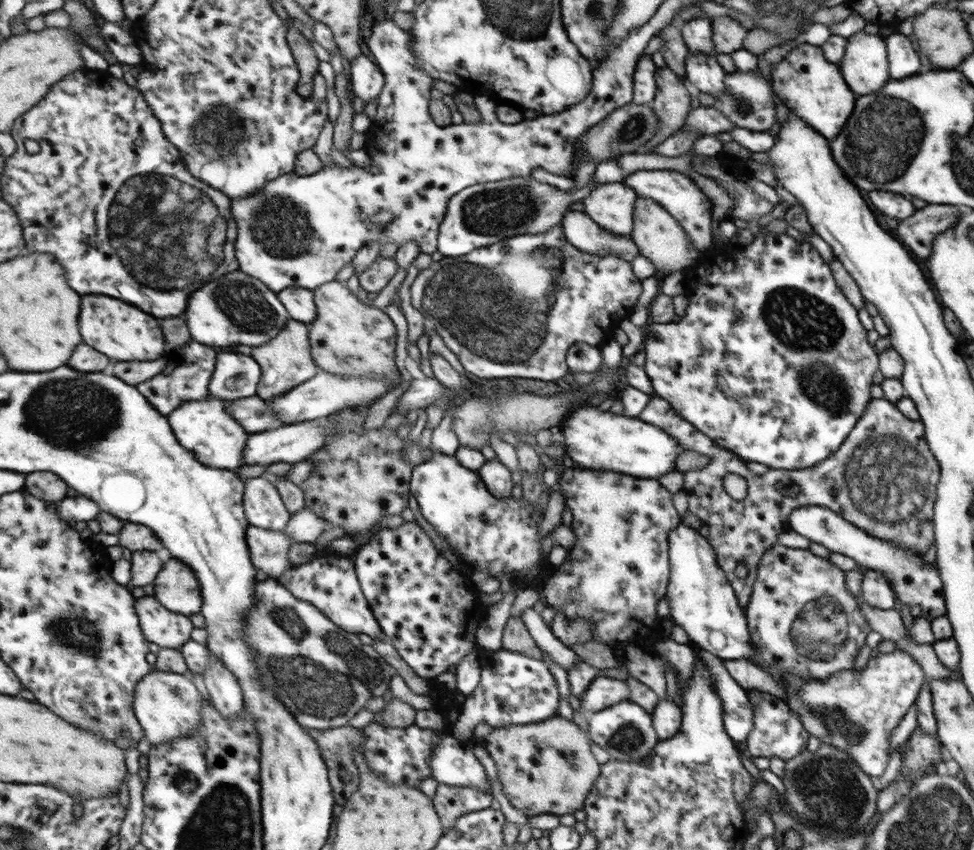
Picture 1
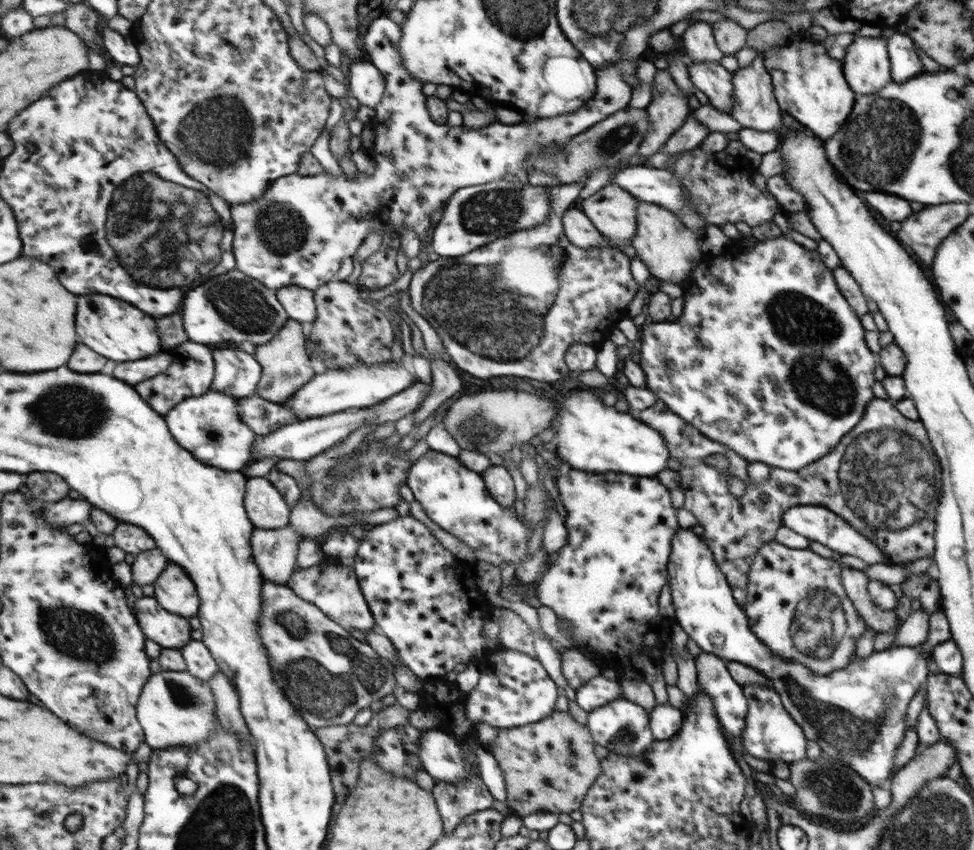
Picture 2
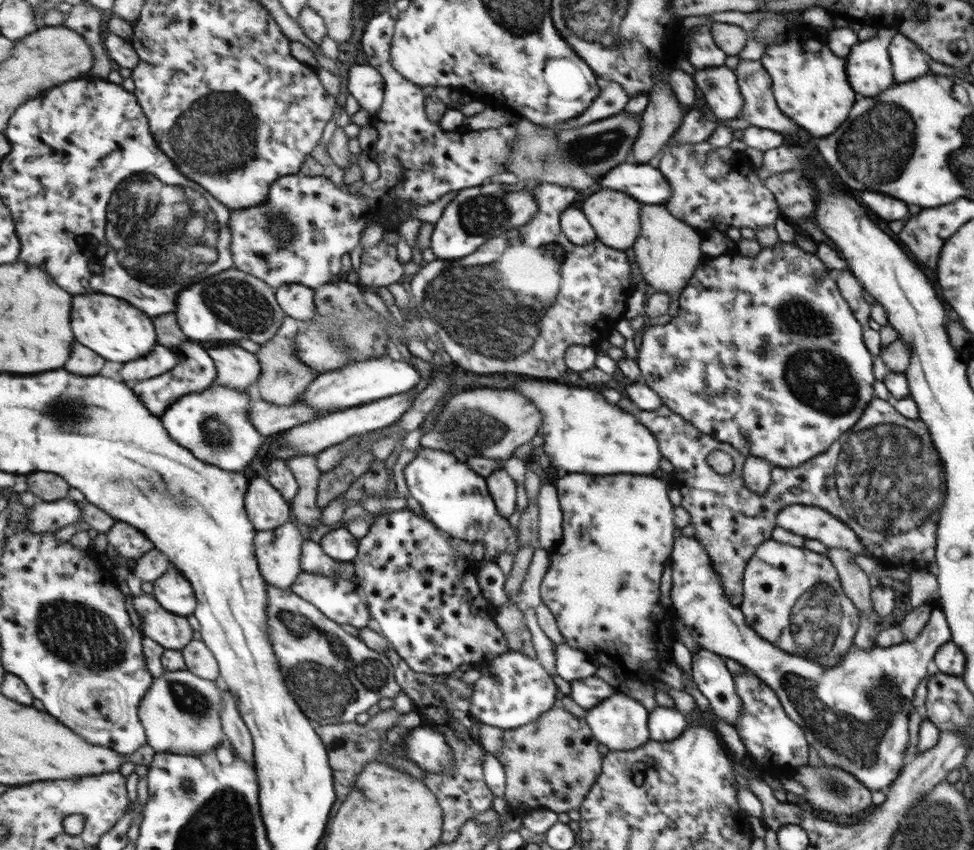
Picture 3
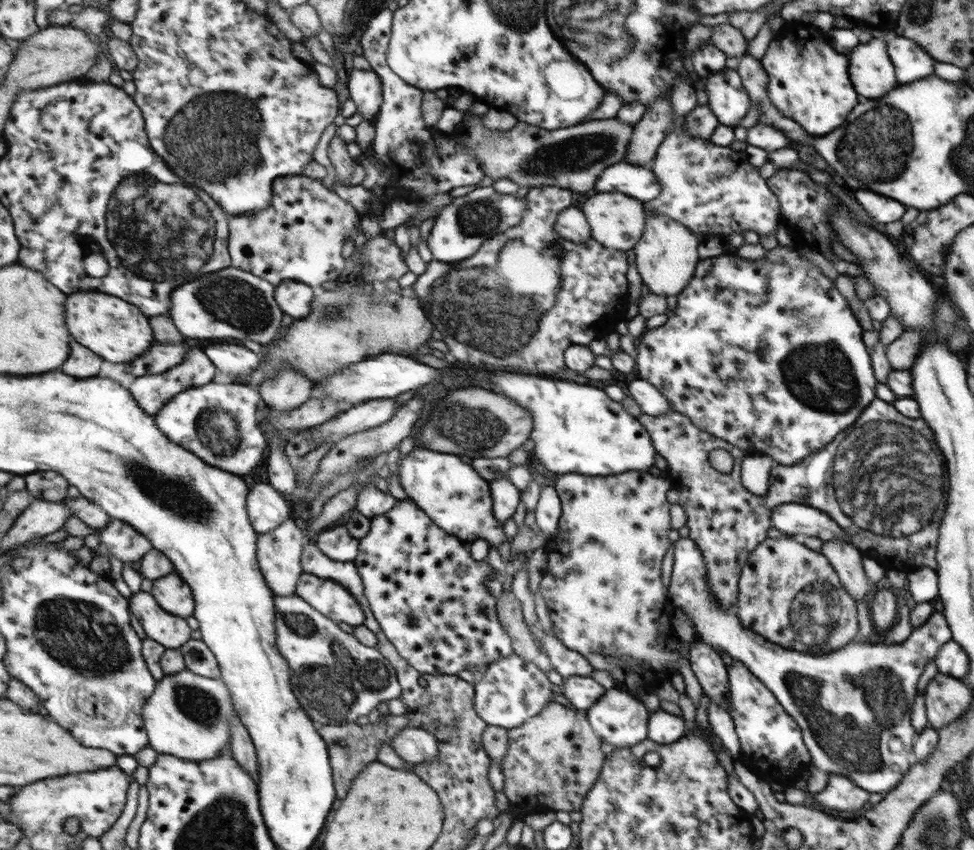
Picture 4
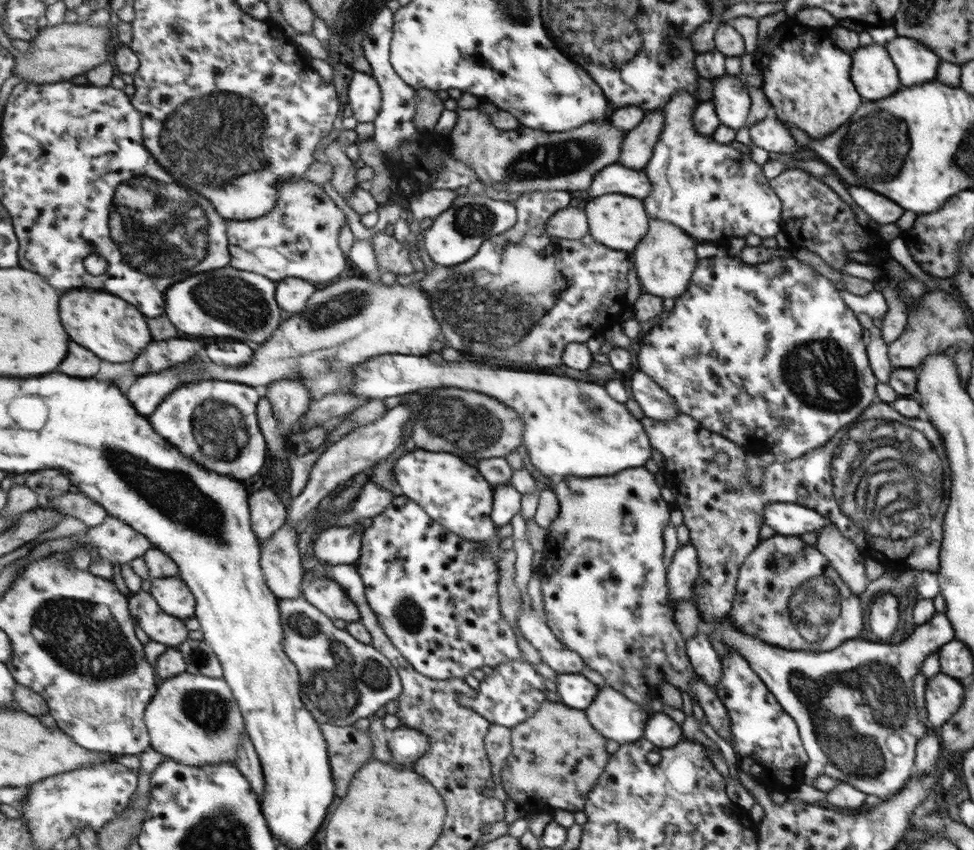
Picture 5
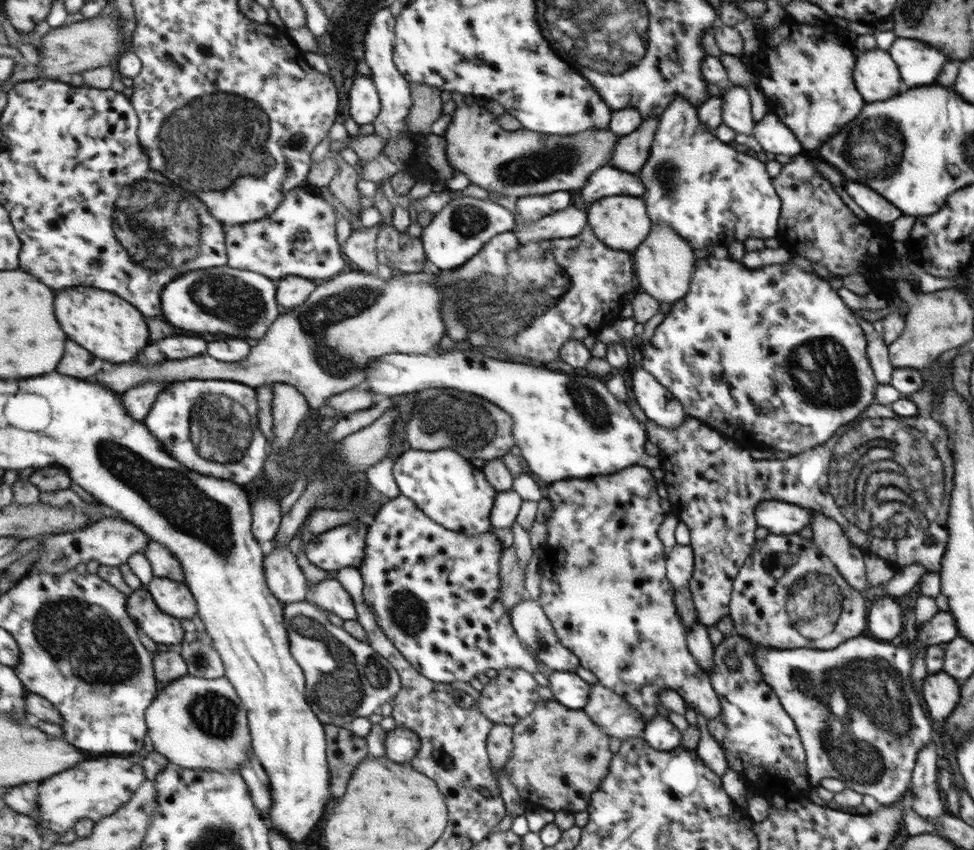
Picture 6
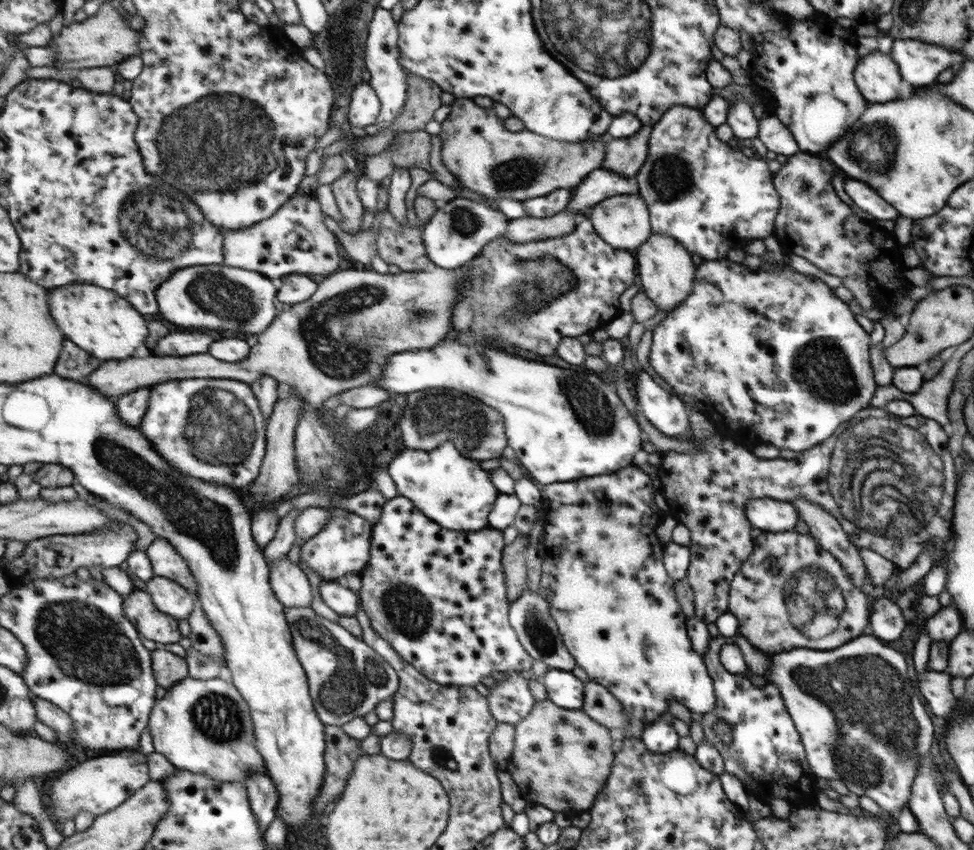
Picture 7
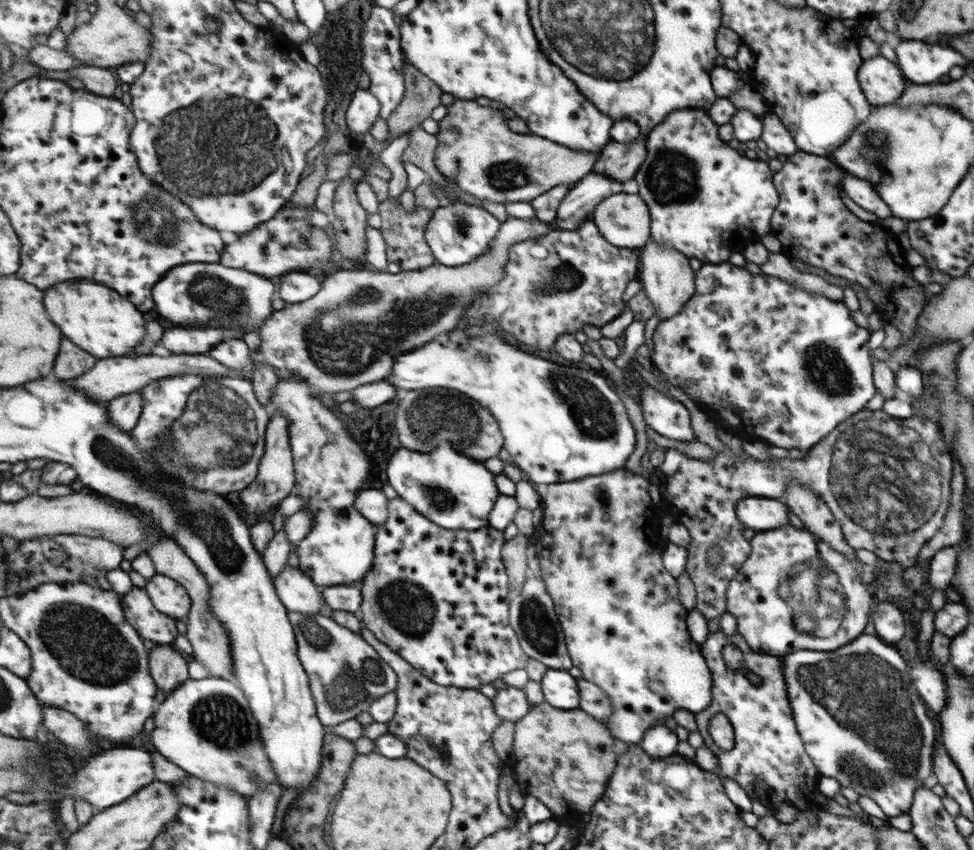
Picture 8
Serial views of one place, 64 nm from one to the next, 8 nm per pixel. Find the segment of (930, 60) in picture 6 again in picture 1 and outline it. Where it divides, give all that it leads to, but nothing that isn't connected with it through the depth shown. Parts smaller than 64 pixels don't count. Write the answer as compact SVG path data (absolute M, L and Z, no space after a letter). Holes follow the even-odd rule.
M897 32L887 36L887 50L891 50L890 75L895 80L913 76L919 70L920 62L917 53L911 46L911 40L905 36L907 35Z

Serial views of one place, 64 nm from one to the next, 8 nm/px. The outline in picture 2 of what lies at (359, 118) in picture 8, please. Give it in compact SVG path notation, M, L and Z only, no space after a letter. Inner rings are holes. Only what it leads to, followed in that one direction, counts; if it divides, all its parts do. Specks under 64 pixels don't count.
M363 58L361 62L349 66L345 83L348 95L353 96L359 105L374 109L382 96L385 79L377 68Z

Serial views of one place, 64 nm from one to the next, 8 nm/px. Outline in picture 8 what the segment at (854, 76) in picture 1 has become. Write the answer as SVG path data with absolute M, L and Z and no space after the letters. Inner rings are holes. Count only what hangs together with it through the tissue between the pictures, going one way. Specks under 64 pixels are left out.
M880 55L863 61L857 73L859 86L871 106L895 103L905 92L901 70Z

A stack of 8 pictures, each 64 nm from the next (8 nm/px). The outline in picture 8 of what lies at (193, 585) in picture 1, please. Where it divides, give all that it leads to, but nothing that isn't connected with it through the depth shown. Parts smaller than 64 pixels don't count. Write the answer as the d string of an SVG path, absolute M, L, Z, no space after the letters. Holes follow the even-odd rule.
M156 573L147 580L145 587L160 611L176 619L185 621L188 618L193 600L182 583L166 574Z

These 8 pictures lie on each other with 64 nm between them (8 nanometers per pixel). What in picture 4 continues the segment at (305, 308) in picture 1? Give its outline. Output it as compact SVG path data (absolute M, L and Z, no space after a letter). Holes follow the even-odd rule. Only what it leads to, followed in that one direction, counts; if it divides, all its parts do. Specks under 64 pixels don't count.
M285 281L277 287L276 298L286 314L291 314L296 319L304 319L313 312L311 305L314 304L318 291L301 281Z

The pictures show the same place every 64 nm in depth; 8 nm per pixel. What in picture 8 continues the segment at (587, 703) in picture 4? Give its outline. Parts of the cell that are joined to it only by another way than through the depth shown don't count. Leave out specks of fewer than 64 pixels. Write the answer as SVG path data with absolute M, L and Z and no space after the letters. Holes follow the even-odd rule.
M547 669L541 681L542 702L547 702L559 710L577 708L578 682L567 671Z

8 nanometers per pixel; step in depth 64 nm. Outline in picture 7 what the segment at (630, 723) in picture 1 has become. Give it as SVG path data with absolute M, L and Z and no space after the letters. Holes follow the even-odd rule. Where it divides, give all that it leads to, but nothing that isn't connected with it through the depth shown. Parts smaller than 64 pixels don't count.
M585 683L582 709L607 730L627 728L627 714L622 703L600 683Z

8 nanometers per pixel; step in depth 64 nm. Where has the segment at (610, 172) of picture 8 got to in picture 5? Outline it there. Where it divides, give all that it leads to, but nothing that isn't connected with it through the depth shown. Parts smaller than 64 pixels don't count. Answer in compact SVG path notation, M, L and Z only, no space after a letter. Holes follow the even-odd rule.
M663 108L645 112L641 122L633 130L626 131L618 163L631 170L645 168L651 158L653 145L663 129L663 121Z

